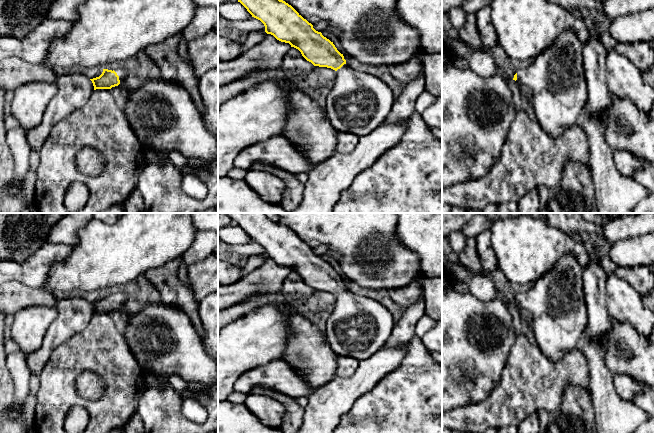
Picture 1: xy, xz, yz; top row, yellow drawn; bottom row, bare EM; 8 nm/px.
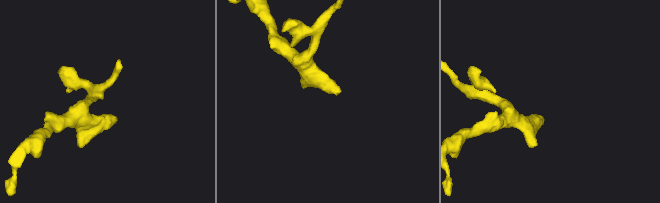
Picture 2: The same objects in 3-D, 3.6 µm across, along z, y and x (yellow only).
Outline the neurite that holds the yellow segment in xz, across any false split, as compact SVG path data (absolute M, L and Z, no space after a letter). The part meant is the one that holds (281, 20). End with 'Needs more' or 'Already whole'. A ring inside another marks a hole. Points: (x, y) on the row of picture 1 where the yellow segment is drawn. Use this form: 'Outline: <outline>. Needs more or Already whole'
Outline: M238 0L252 15L265 26L265 32L277 40L289 43L298 49L302 56L314 66L327 67L337 72L337 78L327 96L325 114L338 132L349 132L356 136L365 136L385 123L394 97L391 89L374 75L359 72L346 64L333 42L316 31L313 25L304 19L291 5L283 0Z. Needs more

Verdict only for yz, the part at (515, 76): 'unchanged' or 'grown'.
grown

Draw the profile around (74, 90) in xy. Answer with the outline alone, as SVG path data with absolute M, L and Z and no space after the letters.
M61 71L56 81L57 94L48 104L41 124L25 130L32 150L40 151L52 128L73 111L81 108L94 91L92 81L82 74Z

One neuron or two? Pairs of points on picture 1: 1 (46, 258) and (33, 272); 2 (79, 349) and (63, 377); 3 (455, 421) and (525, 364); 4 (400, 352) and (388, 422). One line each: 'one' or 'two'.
1: one
2: one
3: one
4: two

